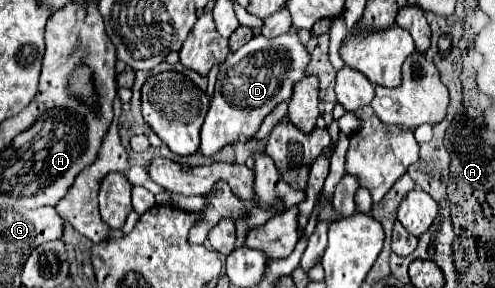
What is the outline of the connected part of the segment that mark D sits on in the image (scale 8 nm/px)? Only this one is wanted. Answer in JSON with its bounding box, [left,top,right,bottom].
[200,32,310,158]

